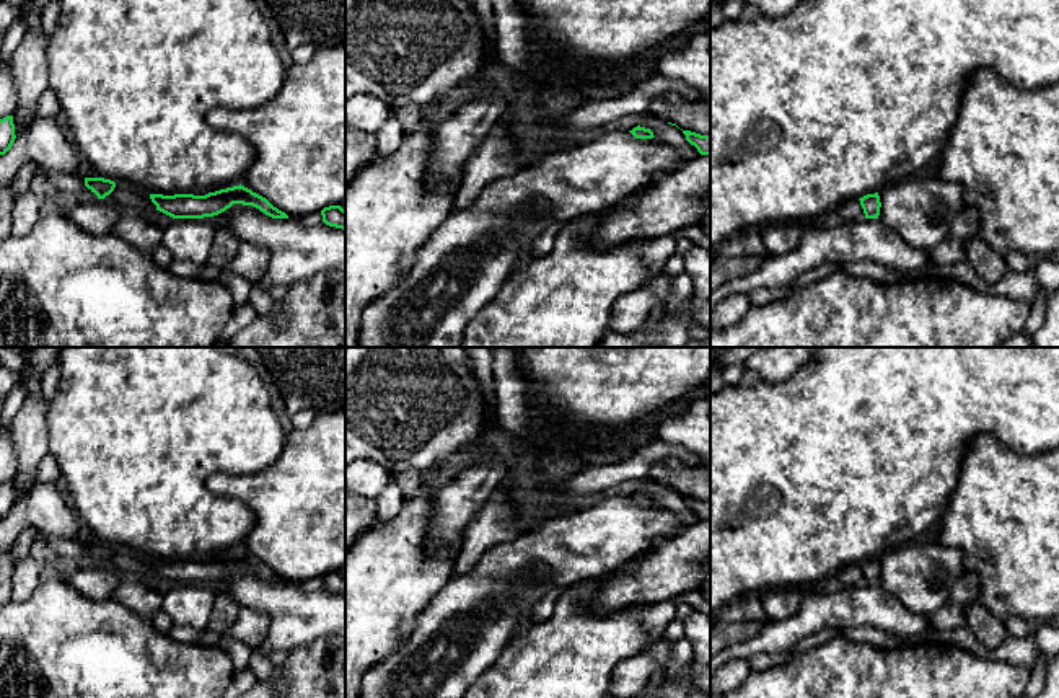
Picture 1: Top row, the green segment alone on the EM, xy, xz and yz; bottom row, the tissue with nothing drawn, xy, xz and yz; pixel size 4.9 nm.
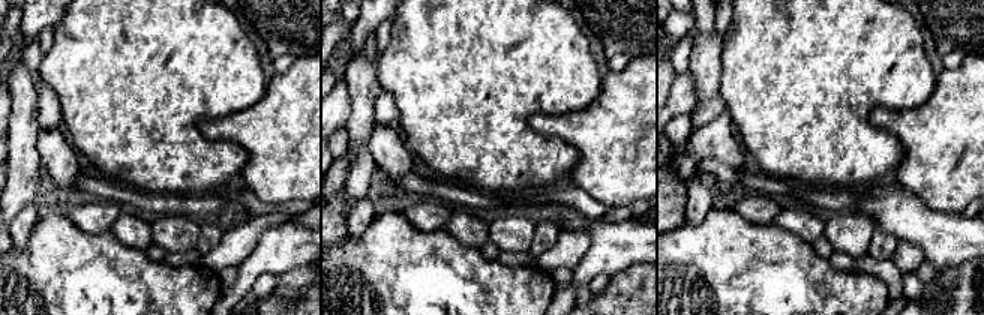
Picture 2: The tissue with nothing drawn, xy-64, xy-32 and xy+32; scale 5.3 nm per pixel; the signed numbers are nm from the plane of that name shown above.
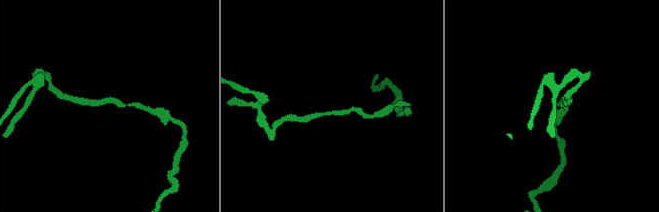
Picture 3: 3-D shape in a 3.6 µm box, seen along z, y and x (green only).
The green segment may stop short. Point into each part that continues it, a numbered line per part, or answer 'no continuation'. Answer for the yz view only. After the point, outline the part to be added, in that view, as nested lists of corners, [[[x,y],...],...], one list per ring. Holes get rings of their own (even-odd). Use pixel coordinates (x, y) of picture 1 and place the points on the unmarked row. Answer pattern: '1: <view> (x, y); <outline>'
no continuation

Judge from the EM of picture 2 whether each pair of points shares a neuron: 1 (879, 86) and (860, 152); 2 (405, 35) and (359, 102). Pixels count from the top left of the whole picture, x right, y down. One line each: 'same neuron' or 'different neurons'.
1: same neuron
2: different neurons

